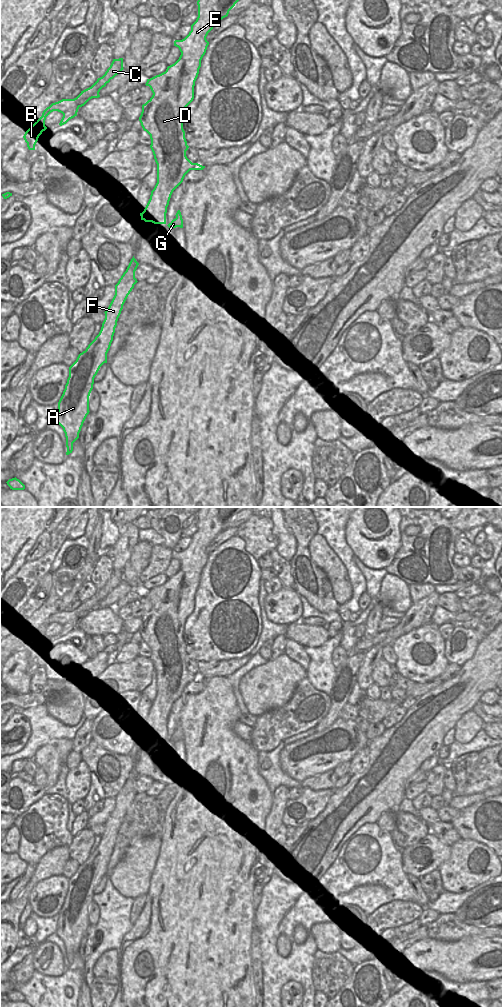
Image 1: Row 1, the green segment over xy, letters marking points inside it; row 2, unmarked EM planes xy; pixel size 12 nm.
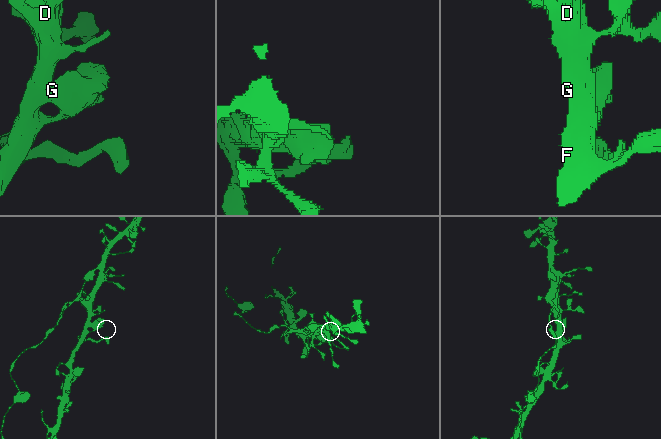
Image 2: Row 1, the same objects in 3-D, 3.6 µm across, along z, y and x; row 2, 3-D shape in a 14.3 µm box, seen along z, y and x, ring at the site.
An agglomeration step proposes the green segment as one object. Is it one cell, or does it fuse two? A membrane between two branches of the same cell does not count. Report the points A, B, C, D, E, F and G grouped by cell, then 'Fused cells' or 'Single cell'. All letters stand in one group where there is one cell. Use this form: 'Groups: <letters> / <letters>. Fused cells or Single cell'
Groups: A B D E F G / C. Fused cells

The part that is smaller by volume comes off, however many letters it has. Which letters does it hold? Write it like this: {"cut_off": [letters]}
{"cut_off": ["C"]}

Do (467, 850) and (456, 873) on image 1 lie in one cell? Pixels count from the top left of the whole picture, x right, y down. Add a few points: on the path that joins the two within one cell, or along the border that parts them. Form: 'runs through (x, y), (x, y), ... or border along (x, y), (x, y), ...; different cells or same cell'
runs through (467, 856), (467, 862), (462, 867); same cell

